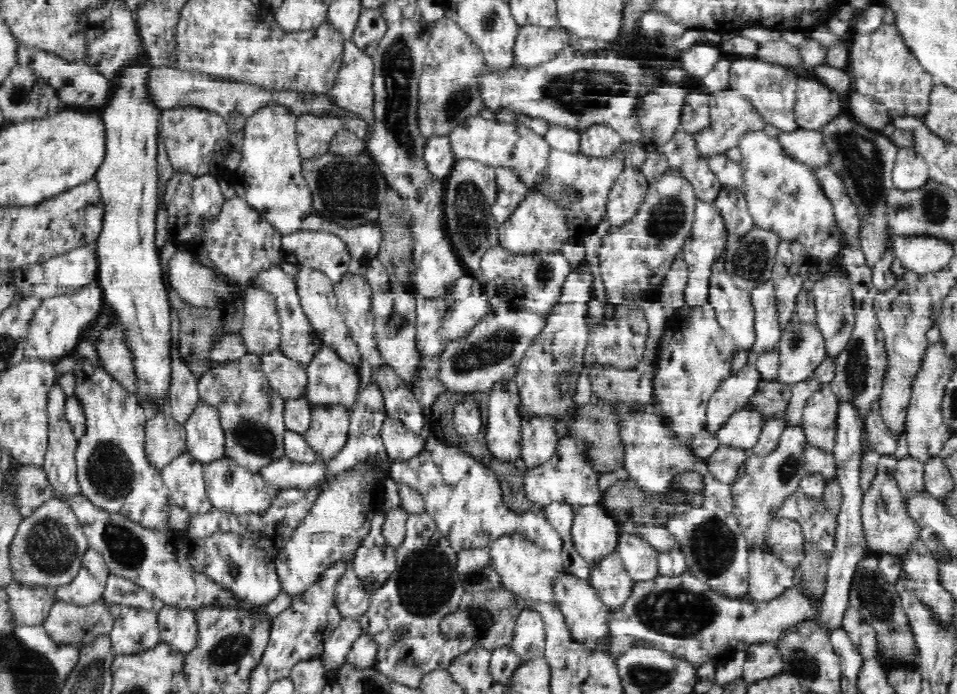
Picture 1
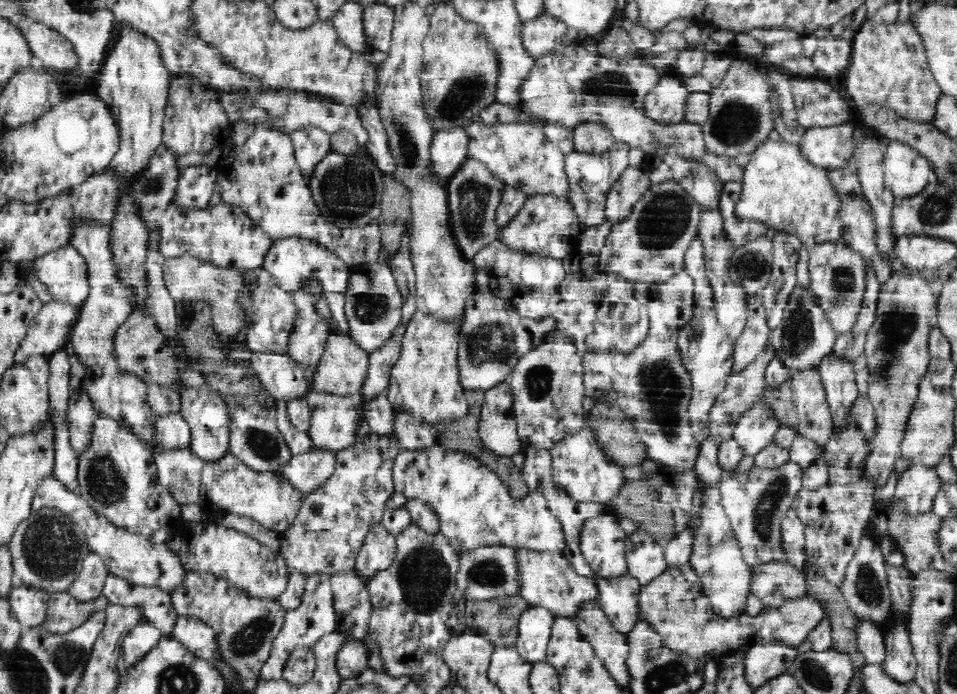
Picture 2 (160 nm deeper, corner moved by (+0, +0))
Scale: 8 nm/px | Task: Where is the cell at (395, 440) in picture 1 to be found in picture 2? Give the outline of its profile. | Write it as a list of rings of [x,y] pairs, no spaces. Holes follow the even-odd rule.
[[[386,394],[376,396],[376,400],[364,404],[362,409],[364,409],[364,415],[367,416],[372,433],[379,434],[380,436],[391,436],[397,443],[395,412],[393,411],[393,404],[387,399]]]

